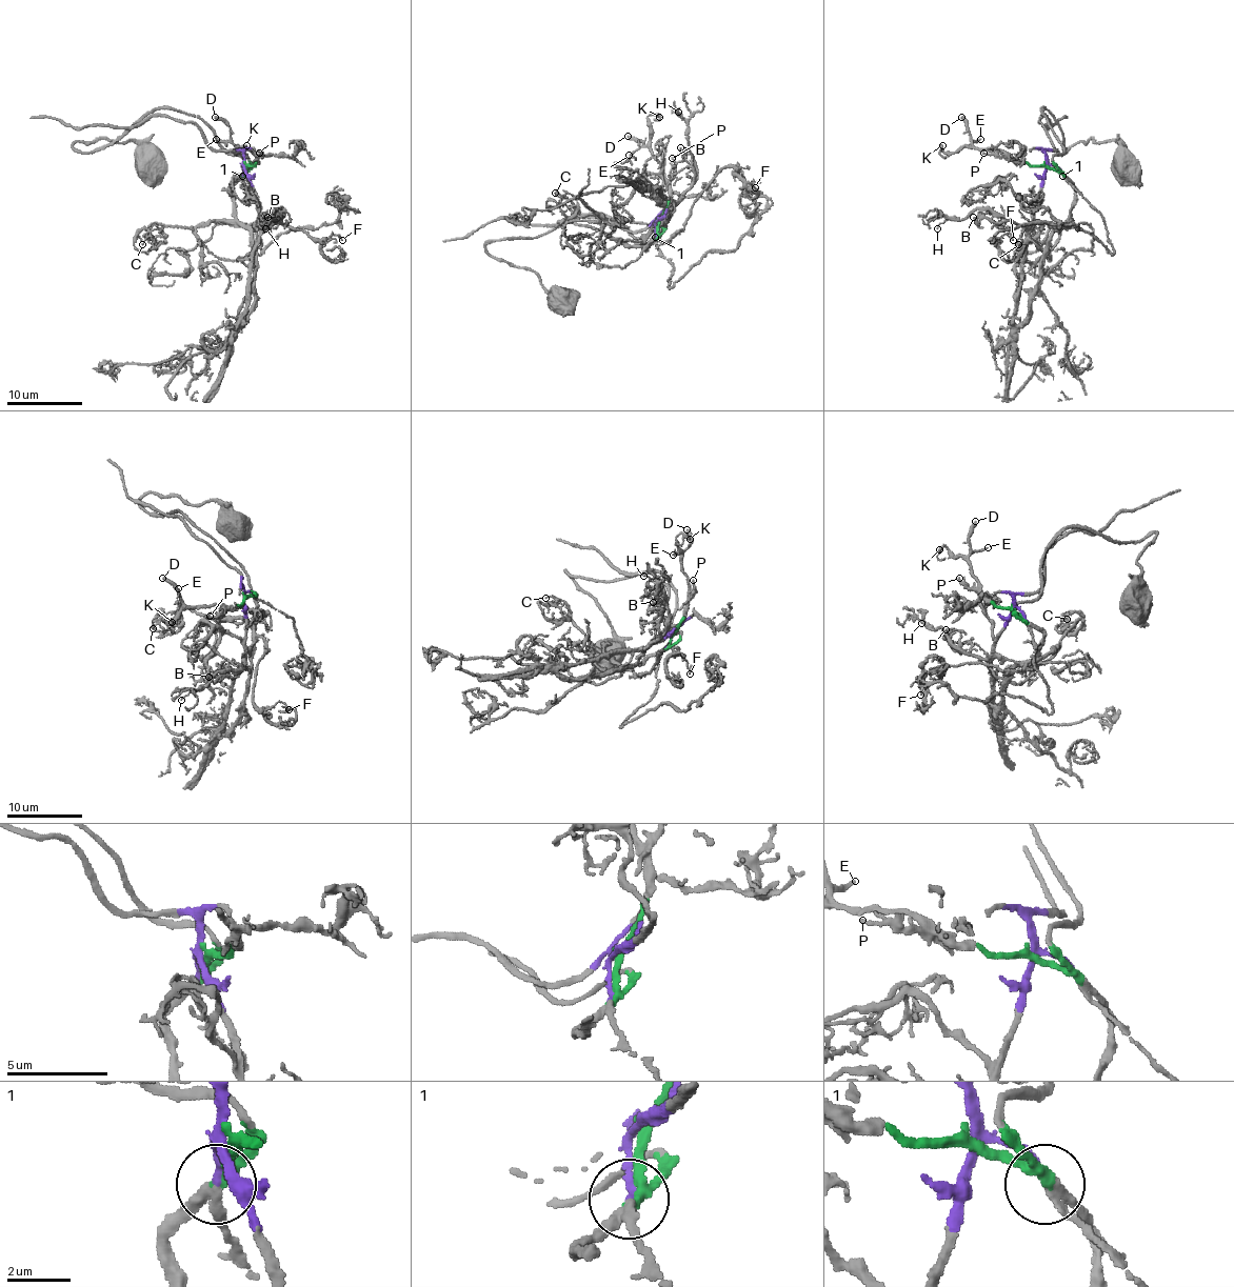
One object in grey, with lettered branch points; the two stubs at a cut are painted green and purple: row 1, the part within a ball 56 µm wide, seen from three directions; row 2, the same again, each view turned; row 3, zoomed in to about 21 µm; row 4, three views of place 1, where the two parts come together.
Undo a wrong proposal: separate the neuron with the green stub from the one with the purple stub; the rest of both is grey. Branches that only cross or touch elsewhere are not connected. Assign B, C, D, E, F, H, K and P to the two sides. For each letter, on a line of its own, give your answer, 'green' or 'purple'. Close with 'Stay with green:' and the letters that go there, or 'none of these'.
B: purple
C: green
D: green
E: green
F: green
H: purple
K: green
P: green
Stay with green: C, D, E, F, K, P

